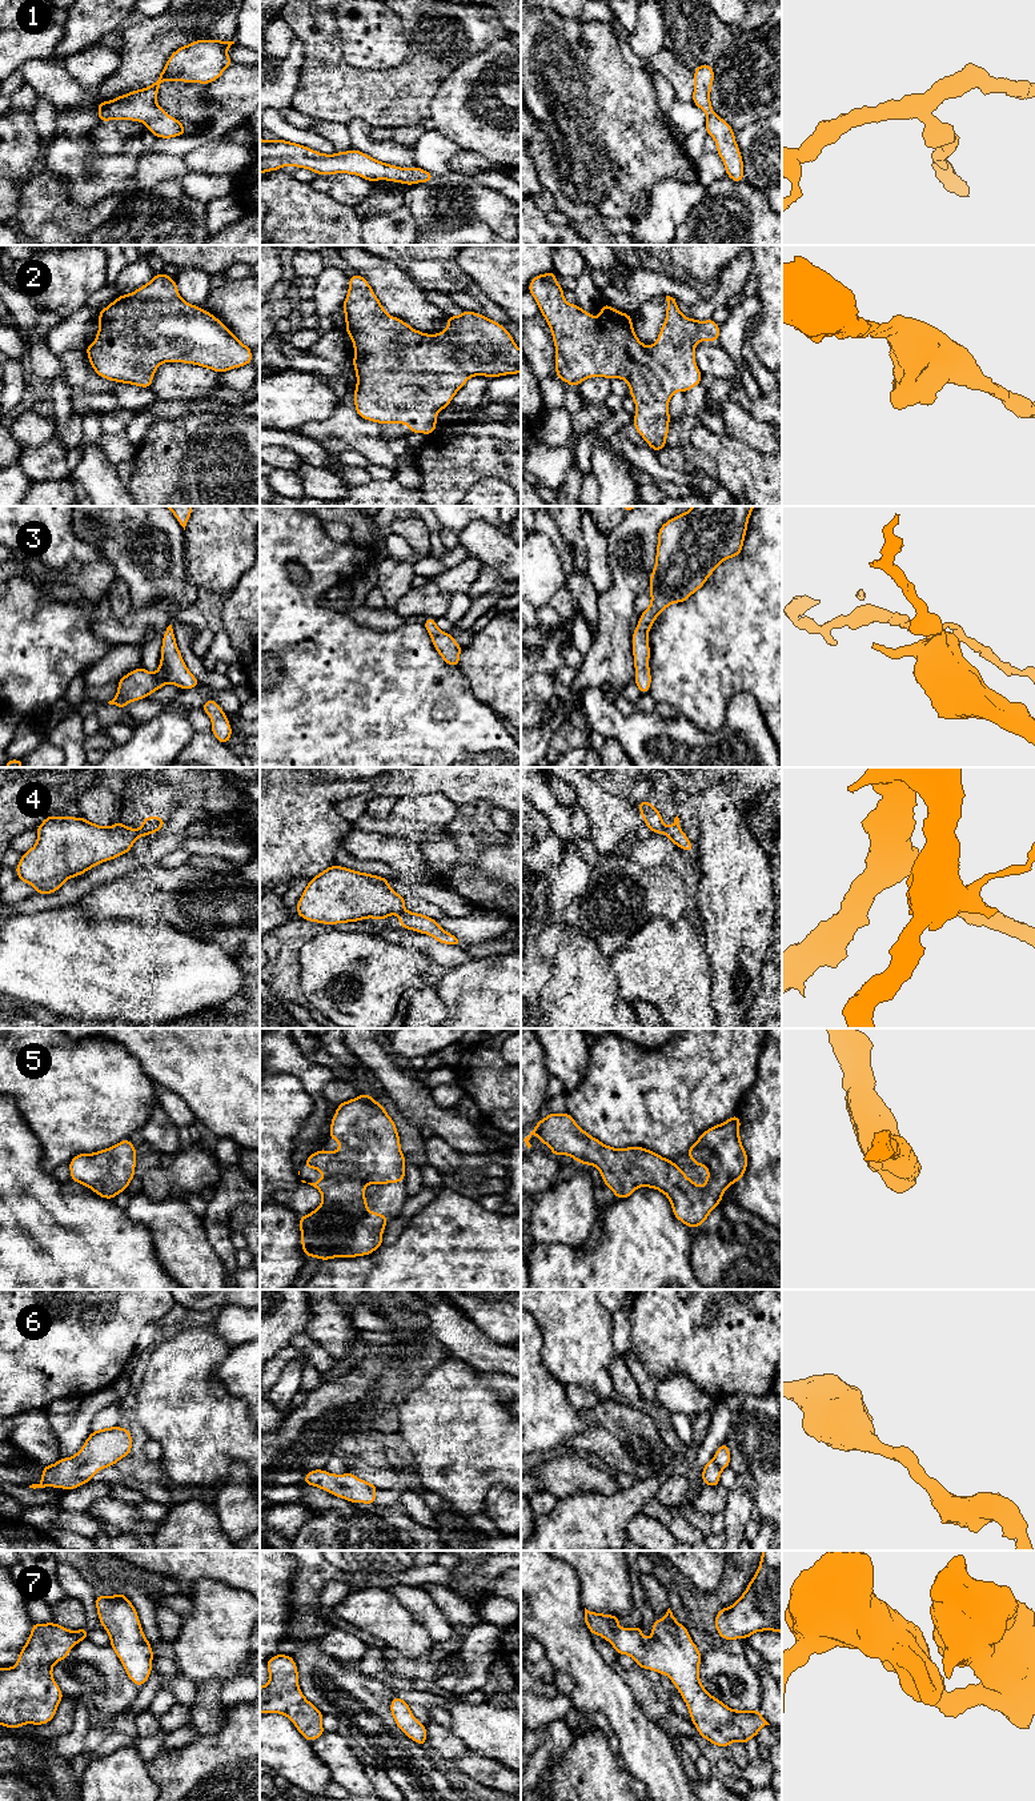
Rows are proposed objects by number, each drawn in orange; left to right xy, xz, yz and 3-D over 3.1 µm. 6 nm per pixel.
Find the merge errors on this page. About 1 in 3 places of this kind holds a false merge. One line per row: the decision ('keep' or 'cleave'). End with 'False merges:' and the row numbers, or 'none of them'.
1: keep
2: keep
3: keep
4: cleave
5: keep
6: keep
7: keep
False merges: 4

